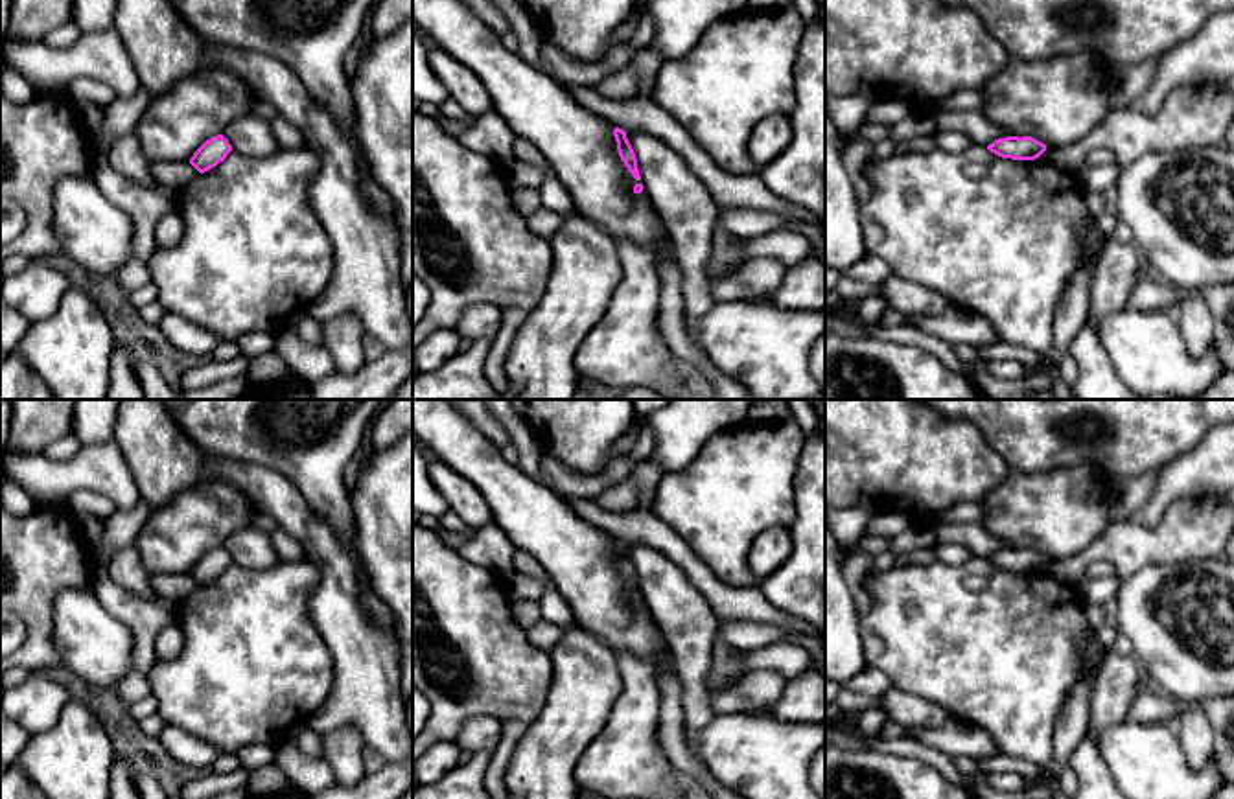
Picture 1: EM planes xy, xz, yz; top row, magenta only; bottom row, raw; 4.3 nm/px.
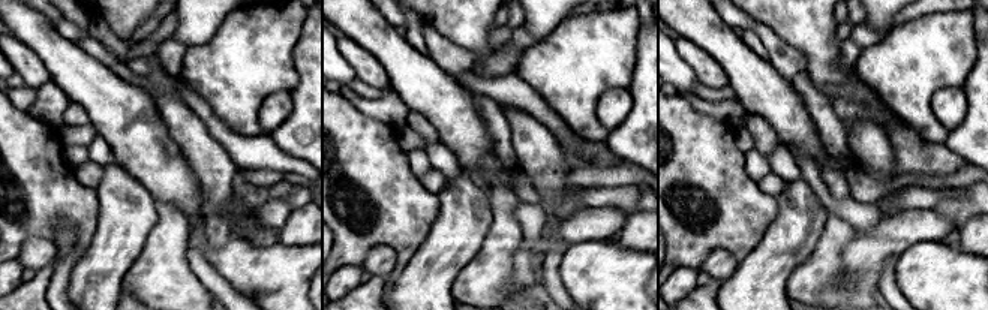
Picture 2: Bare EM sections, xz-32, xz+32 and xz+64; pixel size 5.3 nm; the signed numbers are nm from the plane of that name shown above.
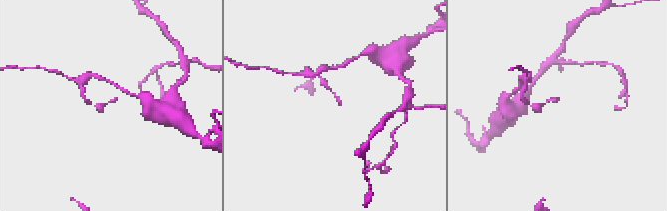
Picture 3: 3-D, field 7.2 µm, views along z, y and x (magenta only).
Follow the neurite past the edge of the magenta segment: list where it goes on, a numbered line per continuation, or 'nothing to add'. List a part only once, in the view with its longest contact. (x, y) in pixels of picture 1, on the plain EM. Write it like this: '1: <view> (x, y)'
nothing to add

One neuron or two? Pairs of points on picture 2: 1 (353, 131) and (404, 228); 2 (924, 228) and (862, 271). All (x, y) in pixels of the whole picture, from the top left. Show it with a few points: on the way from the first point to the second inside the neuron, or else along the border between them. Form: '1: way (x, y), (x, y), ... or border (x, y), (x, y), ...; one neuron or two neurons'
1: way (353, 154), (353, 171), (386, 204); one neuron
2: way (909, 228), (903, 229), (876, 256); one neuron

